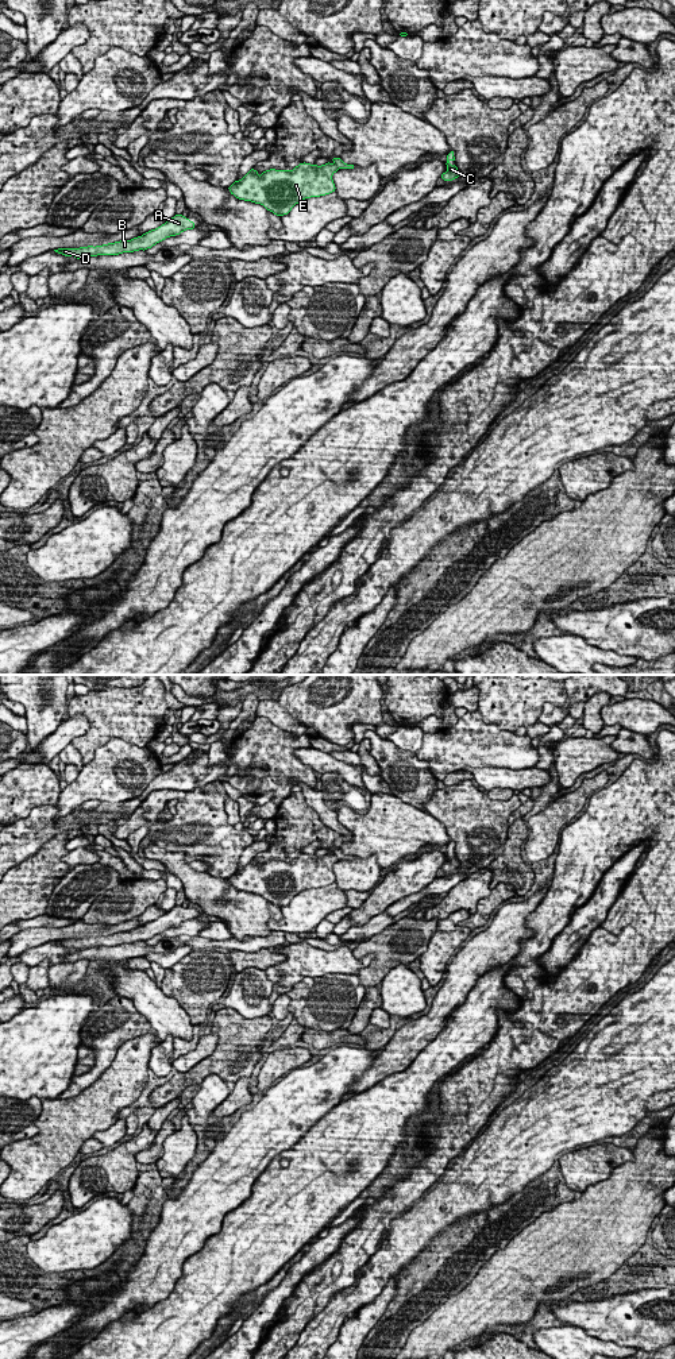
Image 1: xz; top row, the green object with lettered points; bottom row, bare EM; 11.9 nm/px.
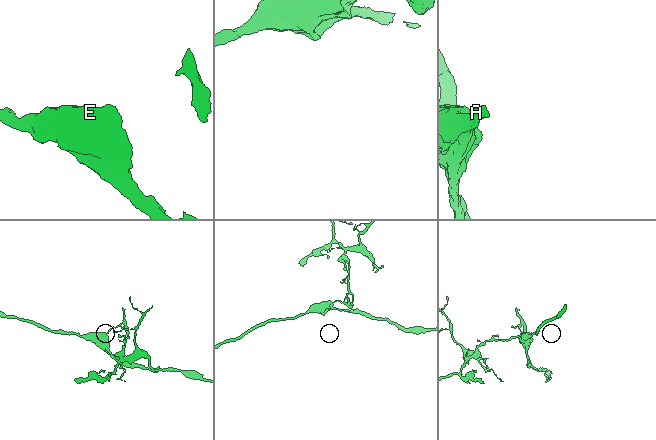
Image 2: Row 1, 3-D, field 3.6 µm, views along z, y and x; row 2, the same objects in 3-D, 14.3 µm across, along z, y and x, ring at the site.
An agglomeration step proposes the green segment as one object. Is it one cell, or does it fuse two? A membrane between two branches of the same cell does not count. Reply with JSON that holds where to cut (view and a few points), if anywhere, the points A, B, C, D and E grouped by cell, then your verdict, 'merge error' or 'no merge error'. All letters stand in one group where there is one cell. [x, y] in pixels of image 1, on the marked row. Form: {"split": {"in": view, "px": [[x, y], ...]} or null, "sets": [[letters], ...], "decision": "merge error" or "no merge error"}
{"split": {"in": "xz", "px": [[334, 162], [339, 168]]}, "sets": [["A", "B", "D", "E"], ["C"]], "decision": "merge error"}

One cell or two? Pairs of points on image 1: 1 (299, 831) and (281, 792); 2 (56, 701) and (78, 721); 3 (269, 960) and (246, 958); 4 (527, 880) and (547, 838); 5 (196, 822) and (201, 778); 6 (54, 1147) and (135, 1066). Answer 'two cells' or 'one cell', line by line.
1: two cells
2: two cells
3: one cell
4: two cells
5: two cells
6: one cell

